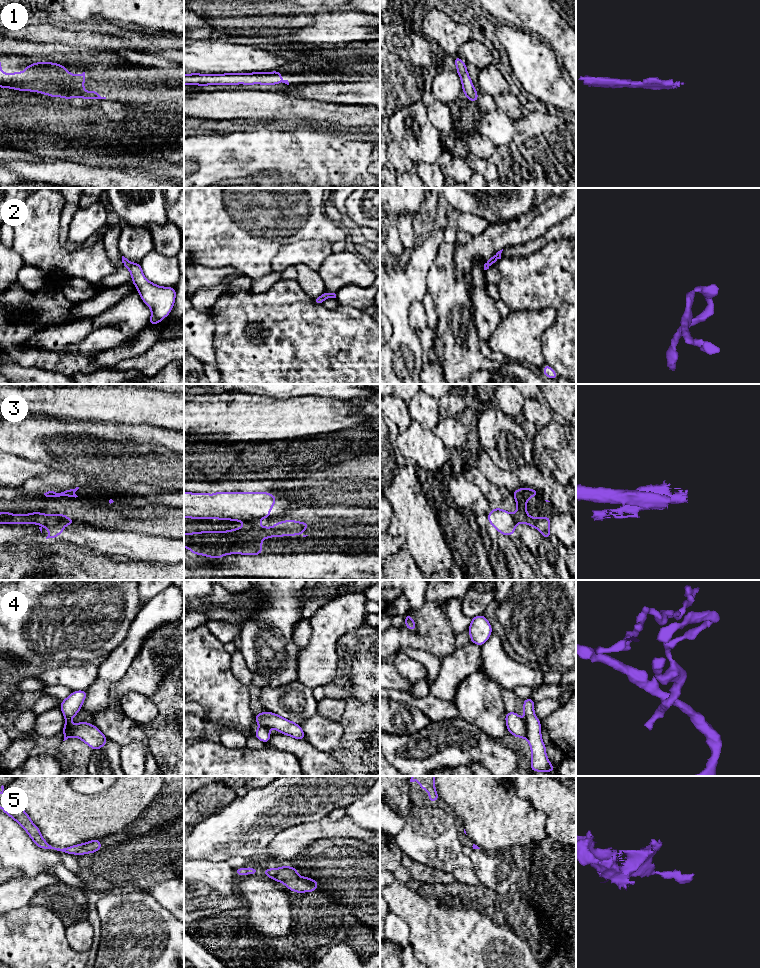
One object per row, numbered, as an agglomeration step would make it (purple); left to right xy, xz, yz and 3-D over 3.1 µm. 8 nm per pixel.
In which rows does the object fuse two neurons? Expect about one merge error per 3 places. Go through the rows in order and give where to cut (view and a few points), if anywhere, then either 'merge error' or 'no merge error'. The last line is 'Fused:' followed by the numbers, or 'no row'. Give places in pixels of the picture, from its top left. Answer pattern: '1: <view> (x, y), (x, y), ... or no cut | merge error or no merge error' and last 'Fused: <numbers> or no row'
1: no cut | no merge error
2: no cut | no merge error
3: xz (258, 518), (249, 522) | merge error
4: yz (525, 721), (526, 737) | merge error
5: no cut | no merge error
Fused: 3, 4

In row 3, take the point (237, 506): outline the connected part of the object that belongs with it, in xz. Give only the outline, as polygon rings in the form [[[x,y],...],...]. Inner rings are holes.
[[[184,492],[184,517],[192,519],[220,519],[232,521],[253,521],[256,519],[270,518],[270,510],[276,502],[276,495],[268,492],[215,492],[209,495],[208,492],[194,494]]]

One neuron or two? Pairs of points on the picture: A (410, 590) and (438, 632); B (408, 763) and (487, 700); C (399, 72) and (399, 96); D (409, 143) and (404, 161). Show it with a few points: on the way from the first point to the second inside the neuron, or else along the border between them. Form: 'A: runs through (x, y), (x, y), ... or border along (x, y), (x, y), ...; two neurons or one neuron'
A: border along (425, 602), (419, 609), (411, 609); two neurons
B: border along (459, 716), (467, 722), (475, 724), (483, 732); two neurons
C: runs through (399, 78), (399, 90); one neuron
D: border along (392, 139), (399, 144), (415, 165); two neurons

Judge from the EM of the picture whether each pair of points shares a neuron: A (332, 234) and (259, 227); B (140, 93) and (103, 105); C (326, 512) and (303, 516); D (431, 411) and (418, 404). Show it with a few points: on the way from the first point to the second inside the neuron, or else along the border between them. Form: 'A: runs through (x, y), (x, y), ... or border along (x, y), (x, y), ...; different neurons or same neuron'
A: runs through (314, 223), (310, 221), (277, 221); same neuron
B: border along (95, 98), (118, 99), (141, 105); different neurons
C: runs through (320, 514), (309, 514); same neuron
D: runs through (428, 411), (421, 407); same neuron

